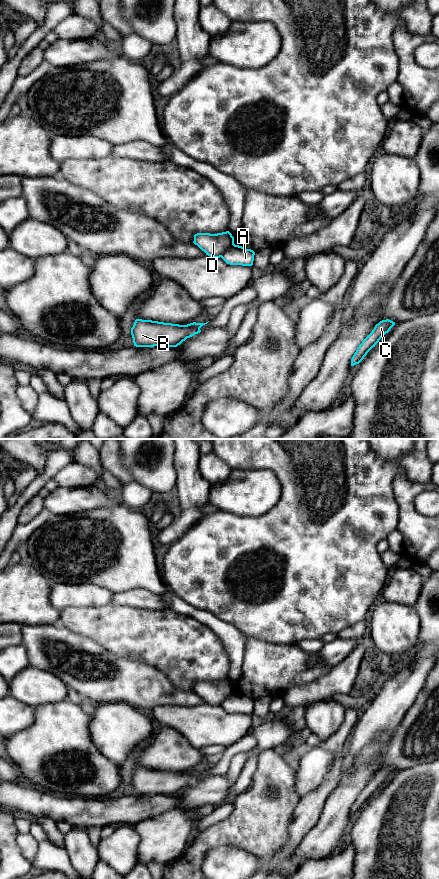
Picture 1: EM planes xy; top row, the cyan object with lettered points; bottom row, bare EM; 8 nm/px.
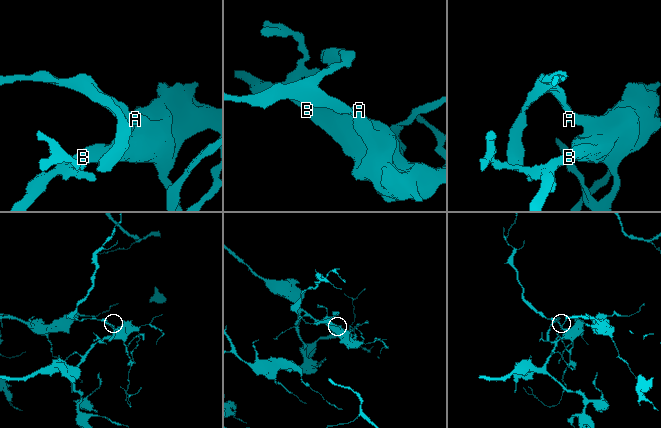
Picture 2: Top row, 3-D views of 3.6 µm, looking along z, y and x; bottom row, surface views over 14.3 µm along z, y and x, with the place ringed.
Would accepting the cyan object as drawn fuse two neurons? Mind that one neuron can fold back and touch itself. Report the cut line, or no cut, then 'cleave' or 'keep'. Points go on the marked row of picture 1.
cut in xy along (234, 244), (220, 256); cleave

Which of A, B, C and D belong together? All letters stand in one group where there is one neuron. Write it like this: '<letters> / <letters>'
A B C / D

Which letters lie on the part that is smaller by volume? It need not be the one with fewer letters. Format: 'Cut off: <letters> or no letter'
Cut off: D

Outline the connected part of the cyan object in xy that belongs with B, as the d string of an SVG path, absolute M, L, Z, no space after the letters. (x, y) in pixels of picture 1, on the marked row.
M136 319L131 328L131 335L136 347L177 347L187 338L200 333L200 328L207 323L179 325Z

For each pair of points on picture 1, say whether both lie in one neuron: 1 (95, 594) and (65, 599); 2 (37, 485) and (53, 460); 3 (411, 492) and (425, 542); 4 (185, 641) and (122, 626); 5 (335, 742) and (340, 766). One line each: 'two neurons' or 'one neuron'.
1: one neuron
2: one neuron
3: one neuron
4: one neuron
5: one neuron

